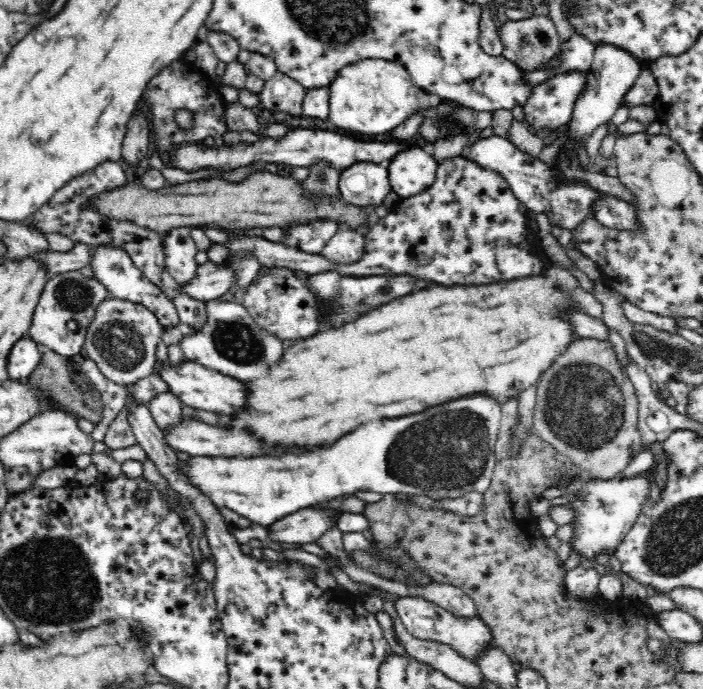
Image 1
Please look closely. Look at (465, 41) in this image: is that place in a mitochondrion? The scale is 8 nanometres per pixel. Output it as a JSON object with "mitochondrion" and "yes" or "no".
{"mitochondrion":"no"}

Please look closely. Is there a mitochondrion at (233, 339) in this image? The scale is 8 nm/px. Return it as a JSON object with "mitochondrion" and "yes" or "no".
{"mitochondrion":"yes"}

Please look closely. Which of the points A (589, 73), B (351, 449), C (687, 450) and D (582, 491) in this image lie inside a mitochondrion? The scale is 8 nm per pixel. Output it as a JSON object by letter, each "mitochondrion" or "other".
{"A":"other","B":"other","C":"other","D":"other"}

